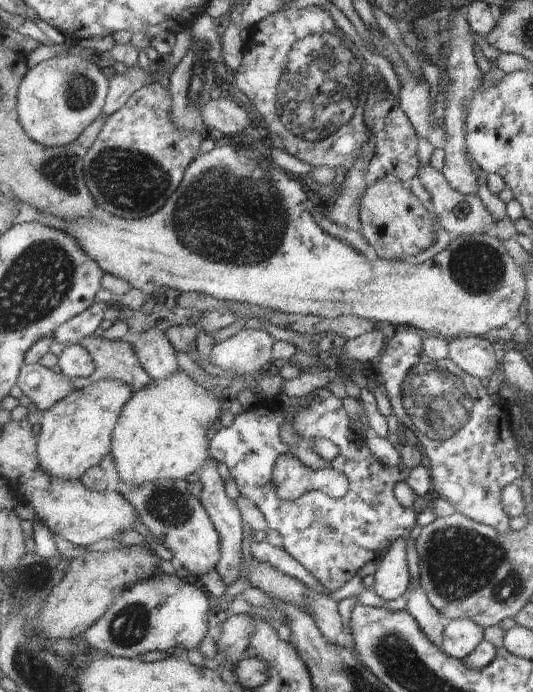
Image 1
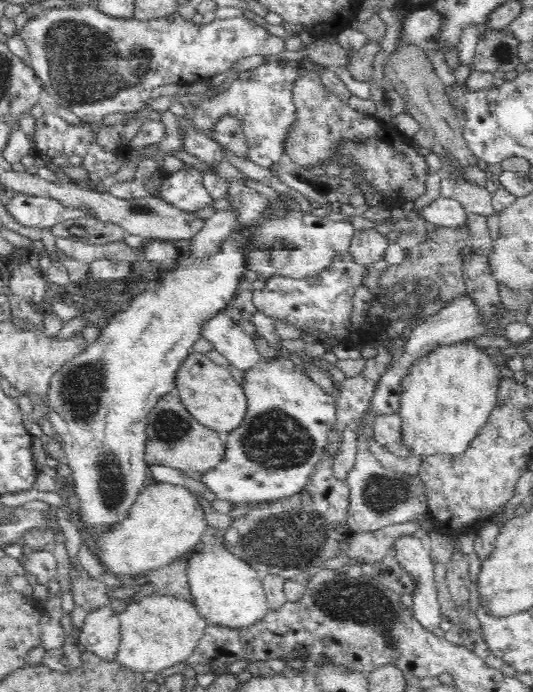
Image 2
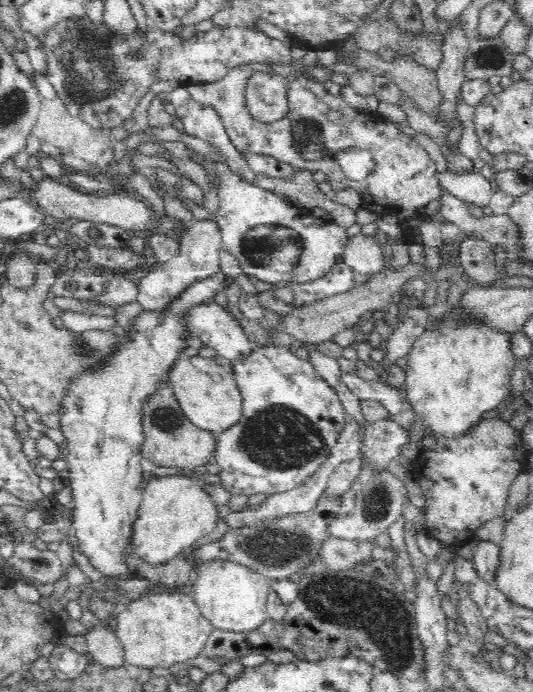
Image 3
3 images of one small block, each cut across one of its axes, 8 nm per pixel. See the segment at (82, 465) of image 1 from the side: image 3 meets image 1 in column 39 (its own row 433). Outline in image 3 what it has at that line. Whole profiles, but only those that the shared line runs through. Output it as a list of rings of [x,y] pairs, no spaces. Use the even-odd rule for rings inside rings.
[[[456,306],[454,309],[448,310],[436,317],[437,321],[433,328],[426,329],[424,334],[416,340],[413,344],[412,350],[407,356],[408,362],[405,366],[405,385],[404,391],[407,394],[407,400],[411,403],[411,408],[417,417],[416,424],[420,424],[421,430],[424,432],[426,428],[432,431],[432,434],[438,438],[442,436],[460,436],[465,429],[475,427],[476,424],[480,423],[482,420],[482,414],[488,412],[493,408],[496,408],[503,404],[504,398],[508,396],[511,388],[511,376],[516,368],[516,358],[512,350],[512,339],[514,339],[514,333],[508,332],[506,329],[493,328],[484,318],[476,317],[476,314],[472,313],[470,309],[464,309],[463,306]]]

